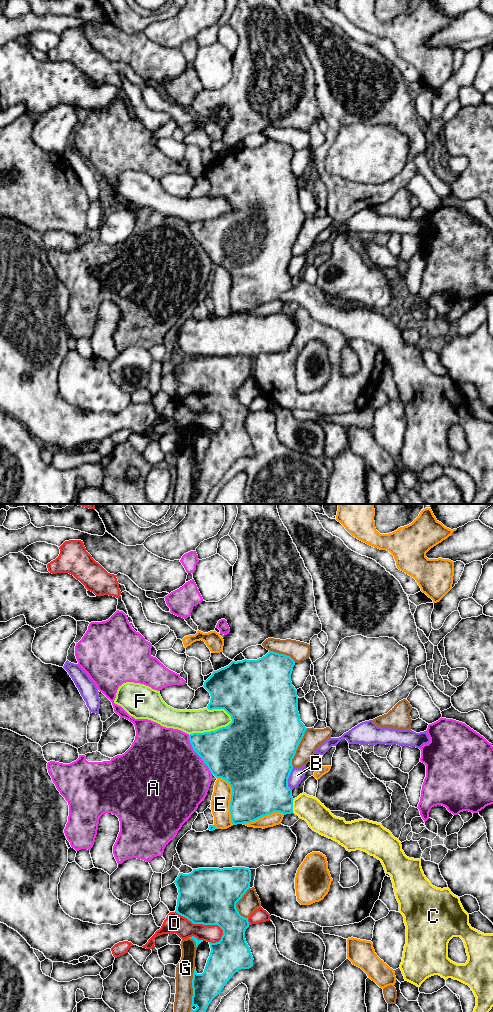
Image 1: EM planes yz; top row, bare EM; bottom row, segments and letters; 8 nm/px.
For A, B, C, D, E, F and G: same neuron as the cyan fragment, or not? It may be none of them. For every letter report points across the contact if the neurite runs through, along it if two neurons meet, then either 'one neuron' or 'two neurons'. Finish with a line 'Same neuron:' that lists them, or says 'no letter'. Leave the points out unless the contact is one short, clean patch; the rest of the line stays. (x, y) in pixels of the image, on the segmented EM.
A: two neurons
B: two neurons
C: runs through yz (265, 791), (292, 806), (305, 806), (320, 819); one neuron
D: two neurons
E: two neurons
F: two neurons
G: two neurons
Same neuron: C

